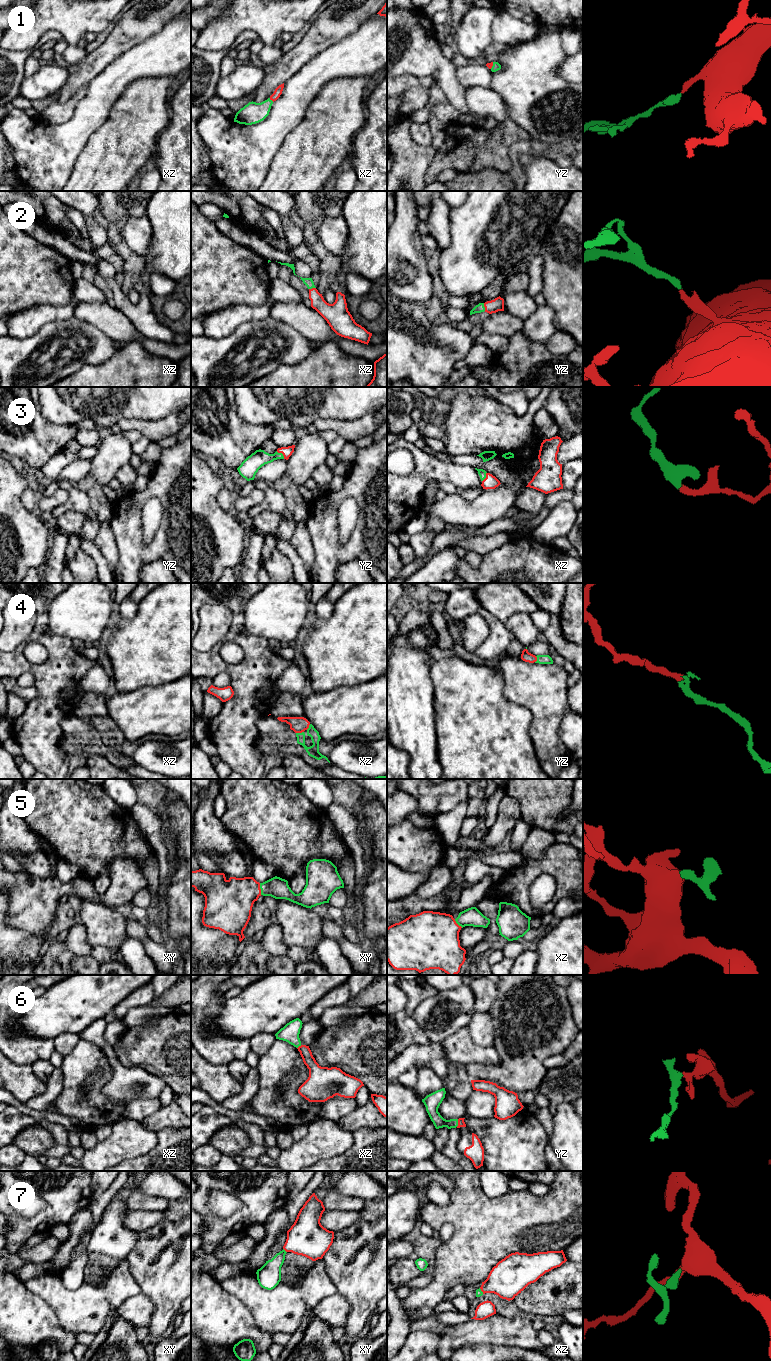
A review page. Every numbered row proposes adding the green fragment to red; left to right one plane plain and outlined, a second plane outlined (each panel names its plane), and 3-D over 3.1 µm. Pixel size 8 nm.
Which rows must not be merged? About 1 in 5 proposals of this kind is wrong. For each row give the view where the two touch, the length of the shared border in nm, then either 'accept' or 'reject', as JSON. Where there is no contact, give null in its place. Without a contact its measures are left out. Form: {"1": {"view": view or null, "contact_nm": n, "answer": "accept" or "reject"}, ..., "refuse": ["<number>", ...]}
{"1": {"view": "xz", "contact_nm": 50, "answer": "accept"}, "2": {"view": "yz", "contact_nm": 70, "answer": "accept"}, "3": {"view": "yz", "contact_nm": 90, "answer": "accept"}, "4": {"view": "xz", "contact_nm": 70, "answer": "accept"}, "5": {"view": "xy", "contact_nm": 100, "answer": "accept"}, "6": {"view": "yz", "contact_nm": 70, "answer": "accept"}, "7": {"view": "xy", "contact_nm": 50, "answer": "accept"}, "refuse": []}

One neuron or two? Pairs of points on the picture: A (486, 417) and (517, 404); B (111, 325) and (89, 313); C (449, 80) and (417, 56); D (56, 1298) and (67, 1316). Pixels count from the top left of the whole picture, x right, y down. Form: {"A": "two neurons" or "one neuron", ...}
{"A": "two neurons", "B": "one neuron", "C": "one neuron", "D": "one neuron"}

